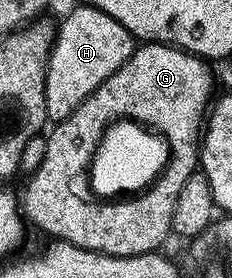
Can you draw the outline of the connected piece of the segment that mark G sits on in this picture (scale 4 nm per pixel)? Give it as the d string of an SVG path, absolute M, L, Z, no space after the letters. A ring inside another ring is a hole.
M143 42L136 47L135 51L119 69L69 118L58 121L51 133L46 133L45 158L41 158L39 167L30 173L27 185L21 192L21 212L28 225L36 224L43 232L48 232L56 241L70 243L85 250L101 251L104 256L140 256L146 252L162 249L163 239L170 235L171 223L173 222L173 206L177 206L177 194L181 194L181 186L185 186L185 178L189 178L197 171L199 164L199 150L201 137L205 127L205 117L213 103L211 91L215 88L215 80L211 77L212 65L202 56L194 56L192 52L185 52L182 48L175 48L171 44L157 44ZM116 121L138 121L139 124L154 130L160 134L167 144L175 144L170 152L167 165L159 173L158 179L142 193L143 200L139 198L127 198L123 208L110 208L110 203L82 204L75 200L75 192L71 189L71 180L88 171L91 160L102 142L108 128Z

